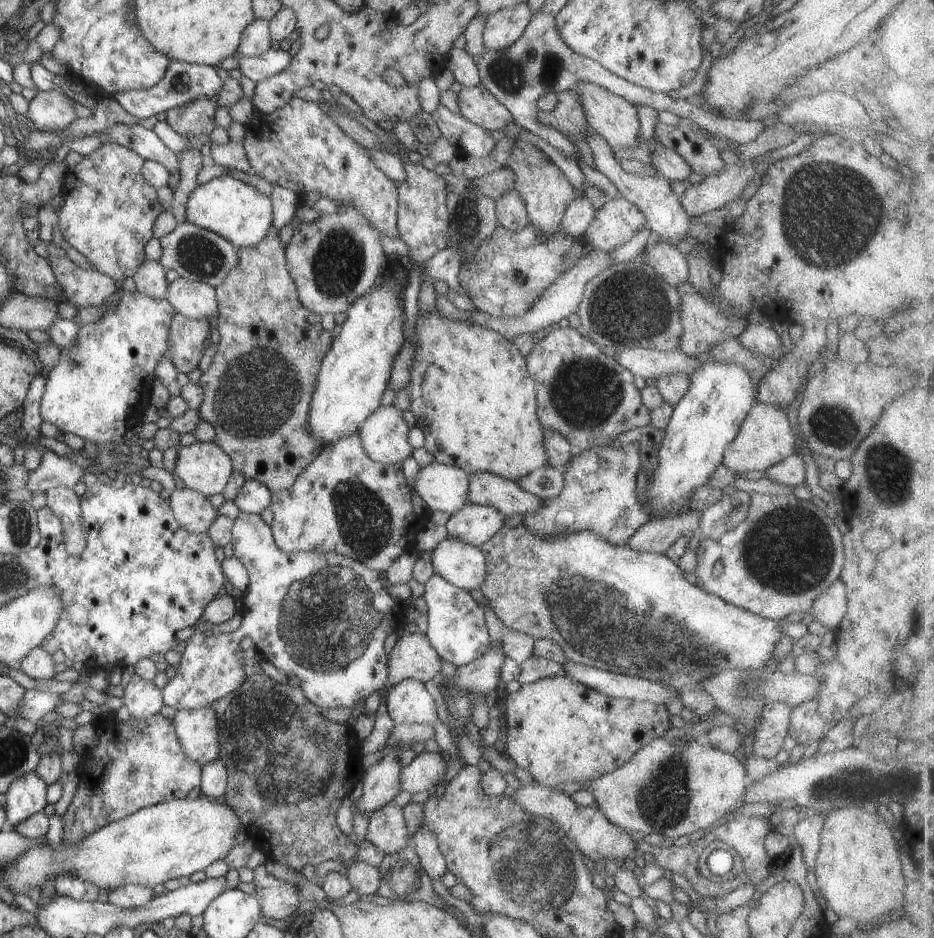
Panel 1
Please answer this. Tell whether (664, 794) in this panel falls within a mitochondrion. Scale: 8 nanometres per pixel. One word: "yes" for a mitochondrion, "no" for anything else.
yes

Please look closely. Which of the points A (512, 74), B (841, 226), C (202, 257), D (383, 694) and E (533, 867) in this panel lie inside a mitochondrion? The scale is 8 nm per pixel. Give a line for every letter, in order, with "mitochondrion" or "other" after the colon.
A: mitochondrion
B: mitochondrion
C: mitochondrion
D: other
E: mitochondrion

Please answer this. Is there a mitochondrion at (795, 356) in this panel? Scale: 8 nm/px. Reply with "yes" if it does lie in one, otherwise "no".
no

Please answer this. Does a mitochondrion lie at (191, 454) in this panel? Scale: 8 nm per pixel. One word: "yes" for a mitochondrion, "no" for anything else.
no

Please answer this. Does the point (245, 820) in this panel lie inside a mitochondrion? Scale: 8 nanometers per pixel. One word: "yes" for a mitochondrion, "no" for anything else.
no

